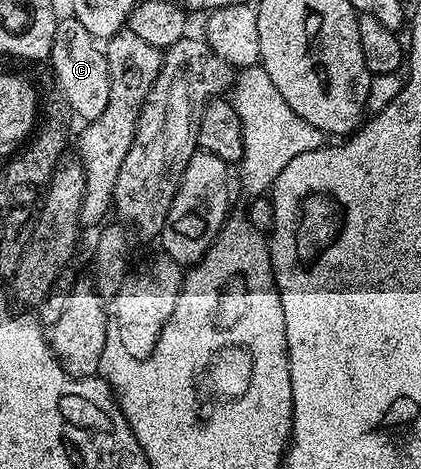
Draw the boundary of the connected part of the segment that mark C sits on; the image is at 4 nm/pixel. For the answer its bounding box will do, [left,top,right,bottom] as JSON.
[49,16,109,123]

